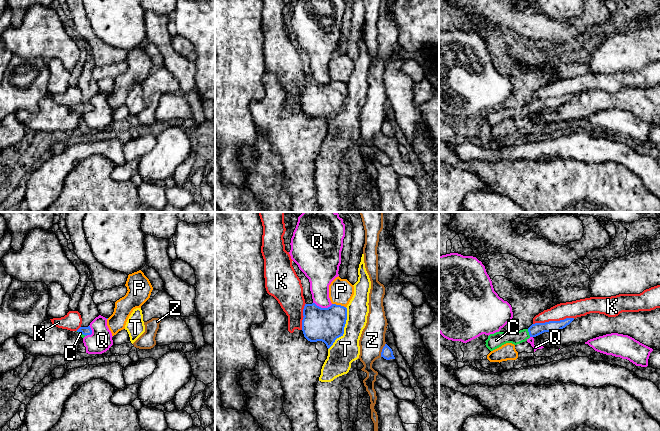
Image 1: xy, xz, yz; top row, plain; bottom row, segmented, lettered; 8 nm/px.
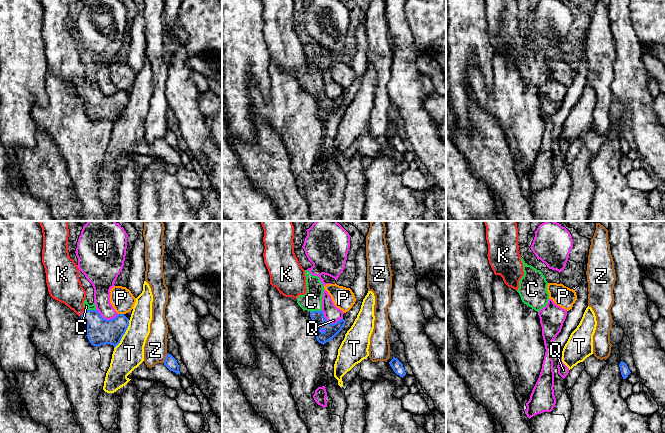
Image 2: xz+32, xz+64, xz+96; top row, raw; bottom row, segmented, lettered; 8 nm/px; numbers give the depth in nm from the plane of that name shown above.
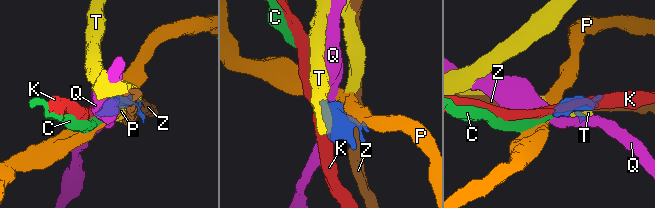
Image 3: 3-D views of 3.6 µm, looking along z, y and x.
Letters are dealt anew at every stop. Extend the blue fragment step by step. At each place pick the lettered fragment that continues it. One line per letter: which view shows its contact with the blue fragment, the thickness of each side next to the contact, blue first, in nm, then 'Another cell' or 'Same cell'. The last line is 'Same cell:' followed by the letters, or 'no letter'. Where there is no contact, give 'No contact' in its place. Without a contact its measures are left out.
C: Touches blue in yz. Thickness 100 nm (blue) against 110 nm. Same cell
K: Touches blue in yz. Thickness 100 nm (blue) against 140 nm. Another cell
P: Touches blue in xz. Thickness 280 nm (blue) against 200 nm. Another cell
Q: Touches blue in xz. Thickness 280 nm (blue) against 190 nm. Another cell
T: Touches blue in xz. Thickness 280 nm (blue) against 220 nm. Another cell
Z: Touches blue in xz. Thickness 90 nm (blue) against 200 nm. Another cell
Same cell: C

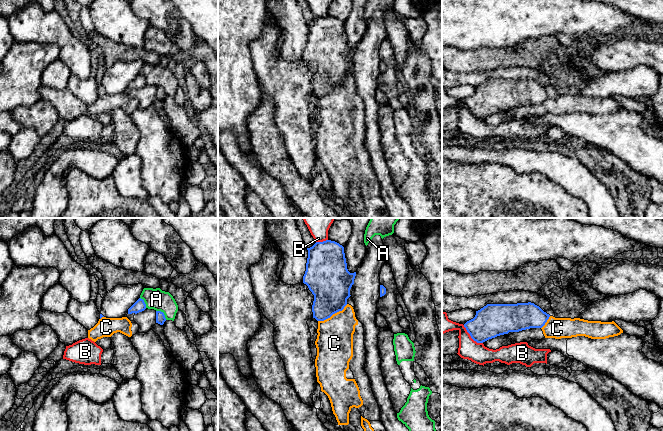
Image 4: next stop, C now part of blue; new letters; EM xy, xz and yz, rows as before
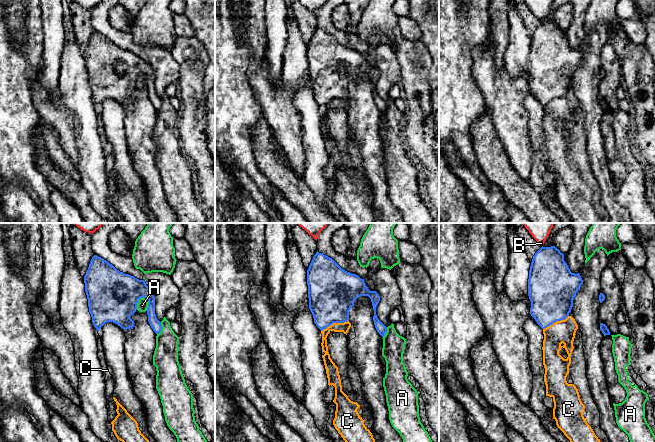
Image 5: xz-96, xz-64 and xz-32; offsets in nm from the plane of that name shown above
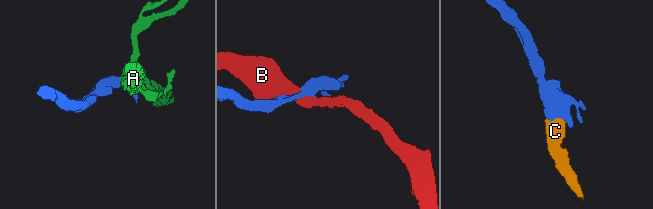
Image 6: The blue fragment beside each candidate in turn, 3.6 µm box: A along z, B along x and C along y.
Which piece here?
A: Touches blue in xy. Thickness 80 nm (blue) against 170 nm. Another cell
B: Touches blue in yz. Thickness 260 nm (blue) against 160 nm. Another cell
C: Touches blue in xz. Thickness 340 nm (blue) against 300 nm. Another cell
Same cell: no letter

